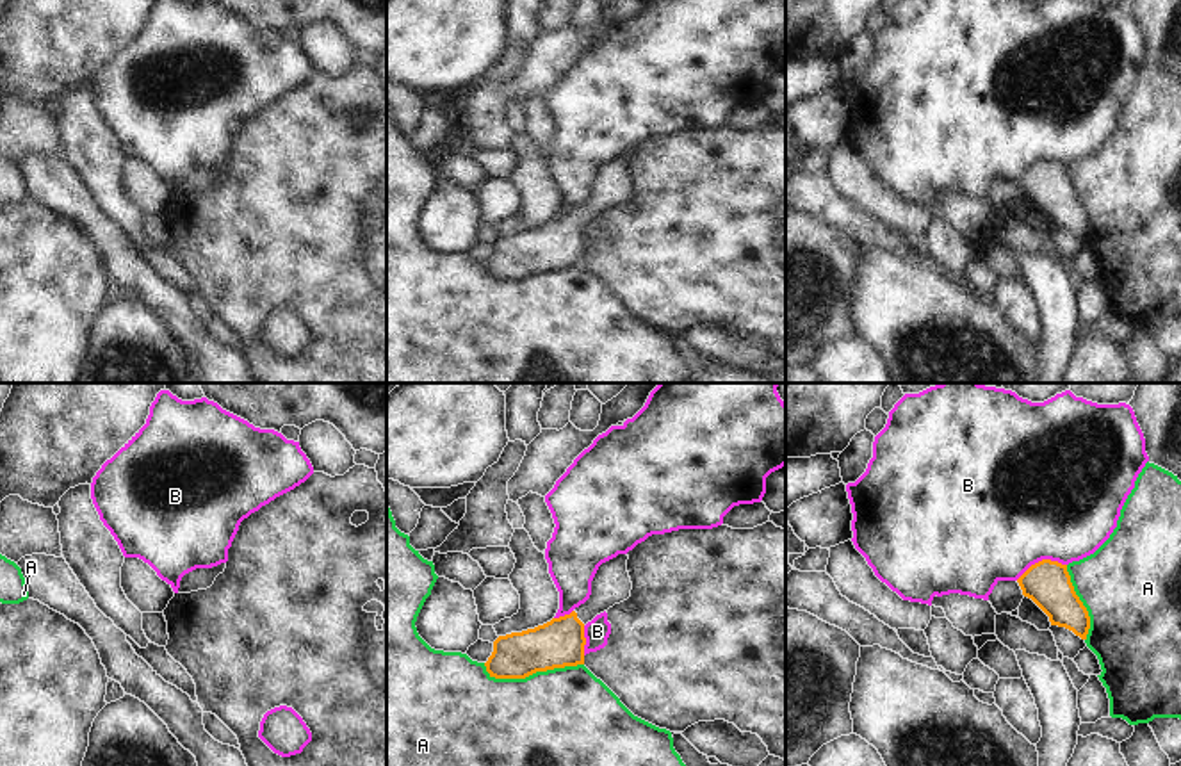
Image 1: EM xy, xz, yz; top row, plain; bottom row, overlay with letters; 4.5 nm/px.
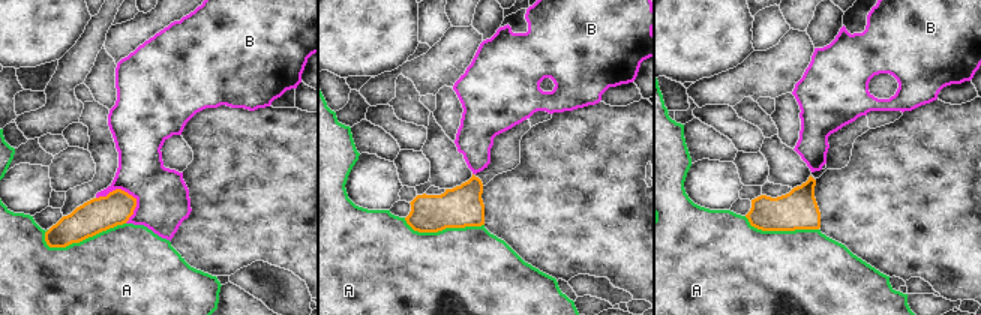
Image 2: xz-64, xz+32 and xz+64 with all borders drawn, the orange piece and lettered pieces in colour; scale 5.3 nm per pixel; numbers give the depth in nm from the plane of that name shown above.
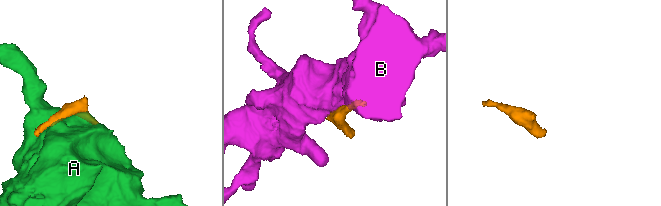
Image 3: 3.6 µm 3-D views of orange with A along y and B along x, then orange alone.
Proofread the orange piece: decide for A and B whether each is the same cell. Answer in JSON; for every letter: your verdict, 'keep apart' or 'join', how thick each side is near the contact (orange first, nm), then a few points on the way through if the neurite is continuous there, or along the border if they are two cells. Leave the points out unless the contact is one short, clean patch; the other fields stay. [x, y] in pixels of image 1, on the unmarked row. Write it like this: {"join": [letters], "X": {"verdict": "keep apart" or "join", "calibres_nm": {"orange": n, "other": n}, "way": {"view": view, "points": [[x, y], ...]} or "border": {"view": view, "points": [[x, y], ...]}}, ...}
{"join": [], "A": {"verdict": "keep apart", "calibres_nm": {"orange": 220, "other": 500}}, "B": {"verdict": "keep apart", "calibres_nm": {"orange": 200, "other": 500}}}

